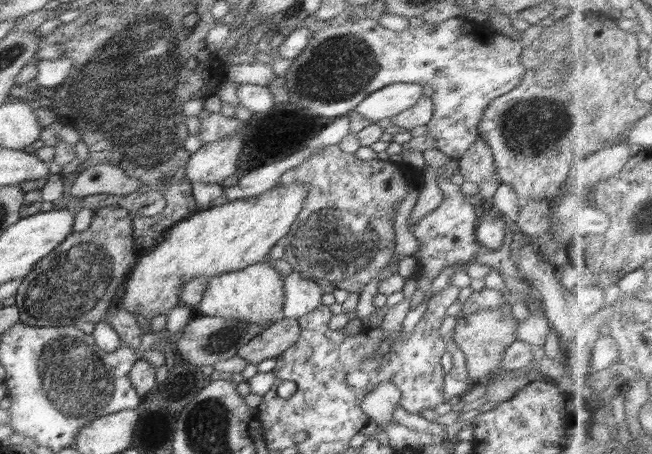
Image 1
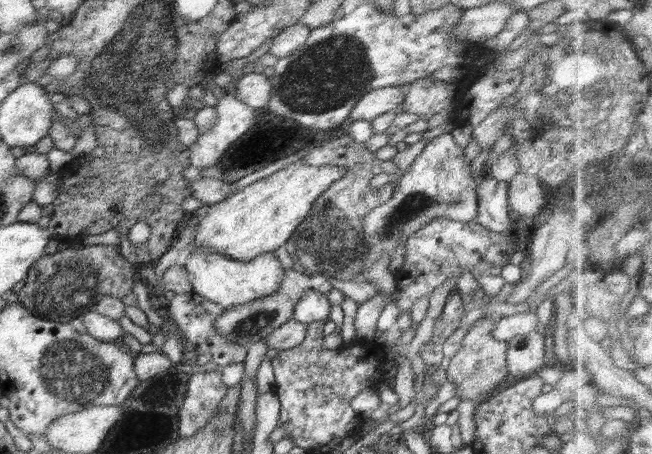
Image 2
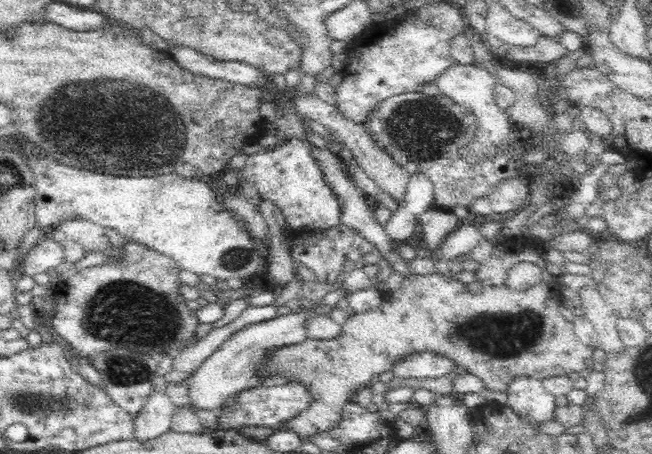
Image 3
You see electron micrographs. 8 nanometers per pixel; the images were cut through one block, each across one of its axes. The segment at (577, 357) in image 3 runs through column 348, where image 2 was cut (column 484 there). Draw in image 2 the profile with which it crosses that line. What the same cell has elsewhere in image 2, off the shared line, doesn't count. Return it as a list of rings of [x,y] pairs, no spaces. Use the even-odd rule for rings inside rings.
[[[483,317],[473,323],[472,329],[464,336],[463,346],[451,358],[447,369],[447,379],[456,386],[456,398],[472,400],[476,407],[498,393],[511,381],[506,364],[508,343],[496,340],[493,328],[497,319]]]

